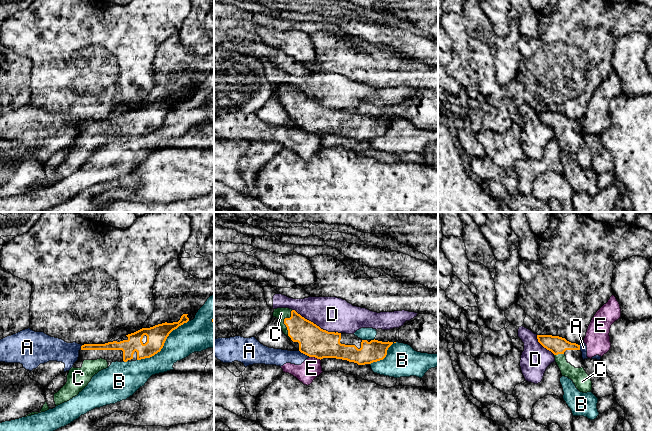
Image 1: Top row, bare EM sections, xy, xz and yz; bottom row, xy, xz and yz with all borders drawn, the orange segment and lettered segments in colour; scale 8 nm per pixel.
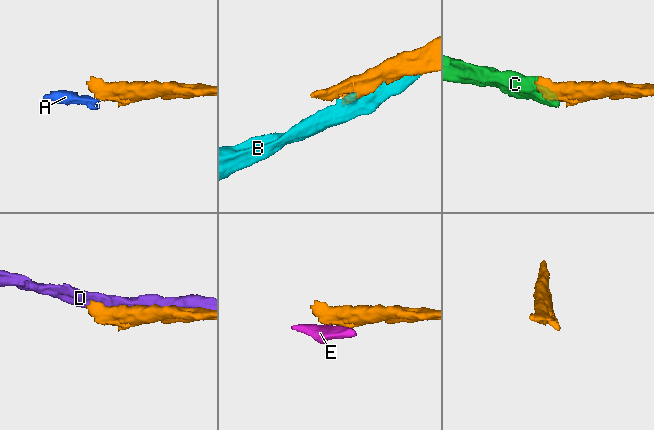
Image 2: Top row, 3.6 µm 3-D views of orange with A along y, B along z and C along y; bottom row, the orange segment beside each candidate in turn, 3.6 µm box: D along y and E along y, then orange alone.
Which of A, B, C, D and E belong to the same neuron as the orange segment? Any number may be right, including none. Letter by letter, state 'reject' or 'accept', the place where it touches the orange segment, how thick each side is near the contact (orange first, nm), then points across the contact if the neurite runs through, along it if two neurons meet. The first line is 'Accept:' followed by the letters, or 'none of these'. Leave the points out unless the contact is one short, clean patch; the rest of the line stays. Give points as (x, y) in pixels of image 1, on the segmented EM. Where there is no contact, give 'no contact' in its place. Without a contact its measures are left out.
Accept: C
A: reject | xz (304, 353) | 240/140 nm | along xz (299, 350), (309, 357)
B: reject | xy (163, 344) | 160/260 nm
C: accept | xz (284, 323) | 220/100 nm | across xz (311, 338), (291, 323), (284, 323), (284, 316), (281, 313)
D: reject | xz (312, 322) | 240/280 nm
E: reject | xz (315, 357) | 240/160 nm | along xz (310, 356), (320, 360)

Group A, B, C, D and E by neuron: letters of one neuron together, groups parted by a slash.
A E / B / C / D

